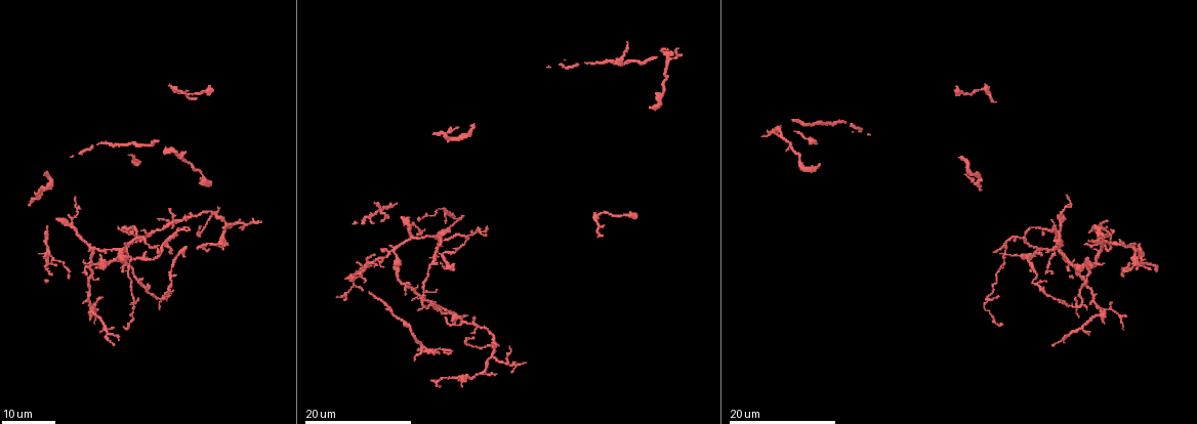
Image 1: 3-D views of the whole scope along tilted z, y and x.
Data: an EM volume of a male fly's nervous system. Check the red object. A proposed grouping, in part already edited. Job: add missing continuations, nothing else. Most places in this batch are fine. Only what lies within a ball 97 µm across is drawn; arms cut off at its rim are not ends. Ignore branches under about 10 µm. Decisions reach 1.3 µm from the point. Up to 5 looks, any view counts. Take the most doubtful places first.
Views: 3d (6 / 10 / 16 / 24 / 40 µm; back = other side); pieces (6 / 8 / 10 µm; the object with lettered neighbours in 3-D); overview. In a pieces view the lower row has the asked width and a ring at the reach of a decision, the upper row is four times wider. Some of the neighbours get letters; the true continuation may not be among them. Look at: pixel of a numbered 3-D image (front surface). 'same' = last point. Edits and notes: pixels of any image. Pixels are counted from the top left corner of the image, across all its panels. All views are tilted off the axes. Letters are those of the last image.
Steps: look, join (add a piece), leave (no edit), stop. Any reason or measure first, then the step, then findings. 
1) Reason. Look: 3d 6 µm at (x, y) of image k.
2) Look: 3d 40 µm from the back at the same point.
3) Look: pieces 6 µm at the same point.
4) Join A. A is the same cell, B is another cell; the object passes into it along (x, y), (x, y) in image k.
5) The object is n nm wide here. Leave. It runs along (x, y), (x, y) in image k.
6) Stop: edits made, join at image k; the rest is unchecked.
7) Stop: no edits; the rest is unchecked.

Long arm stops here. Look: 3d 24 µm at (649, 107) of image 1.

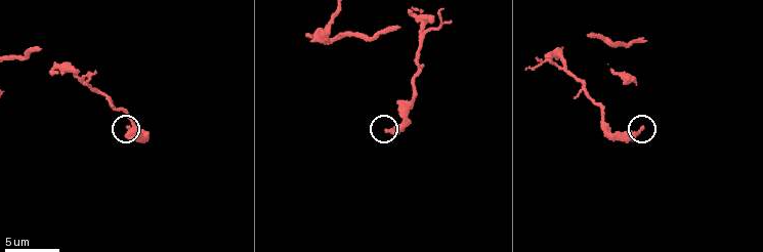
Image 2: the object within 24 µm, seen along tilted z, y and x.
Look: pieces 6 µm at (644, 128) of image 2.

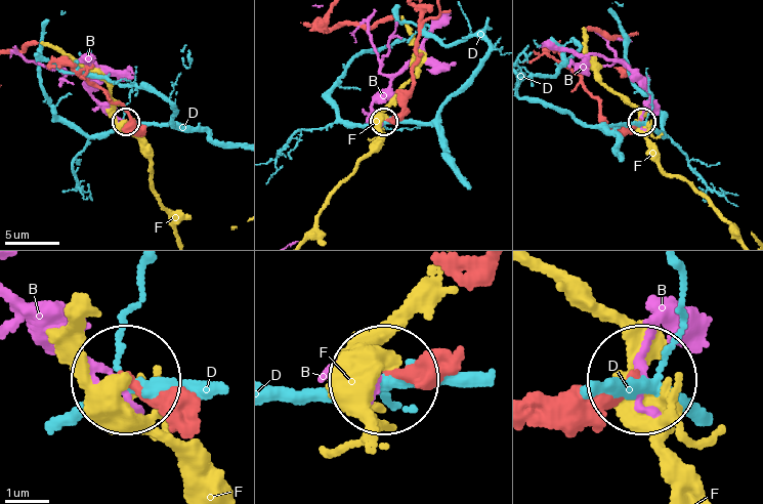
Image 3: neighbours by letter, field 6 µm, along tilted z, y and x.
Leave. B, D and F are other cells; none of them fits.

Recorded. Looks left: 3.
Look: 3d 24 µm at (441, 264) of image 1.

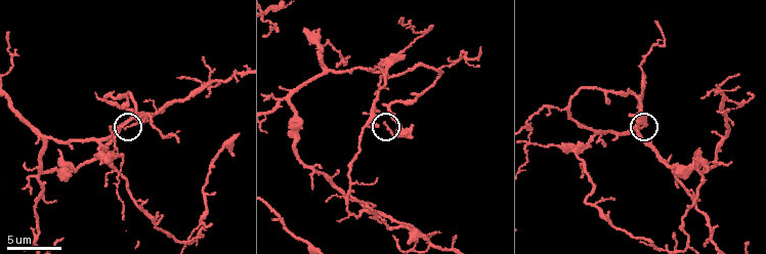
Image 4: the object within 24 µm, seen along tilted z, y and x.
What lies round it. Look: pieces 8 µm at (642, 126) of image 4.

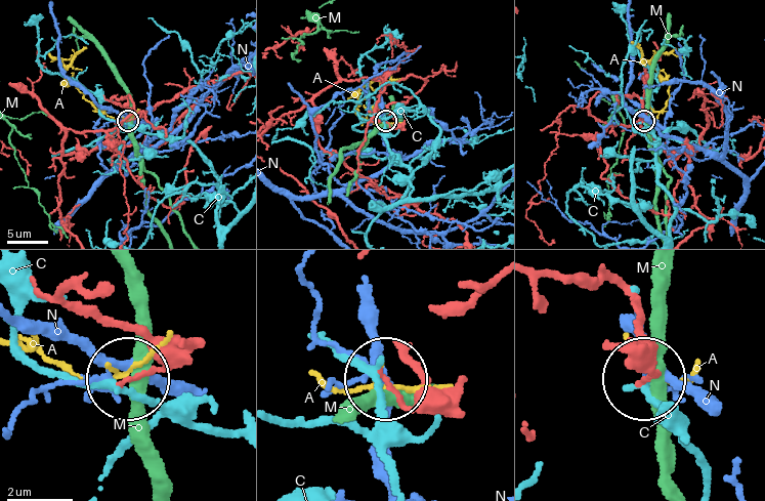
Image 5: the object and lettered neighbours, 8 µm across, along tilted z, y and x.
Leave. A, C, M and N are other cells; it runs along (538, 269), (625, 288), (643, 377) in image 5; no lettered piece goes on from it.

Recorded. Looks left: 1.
Stop: no edits; the rest is unchecked.

